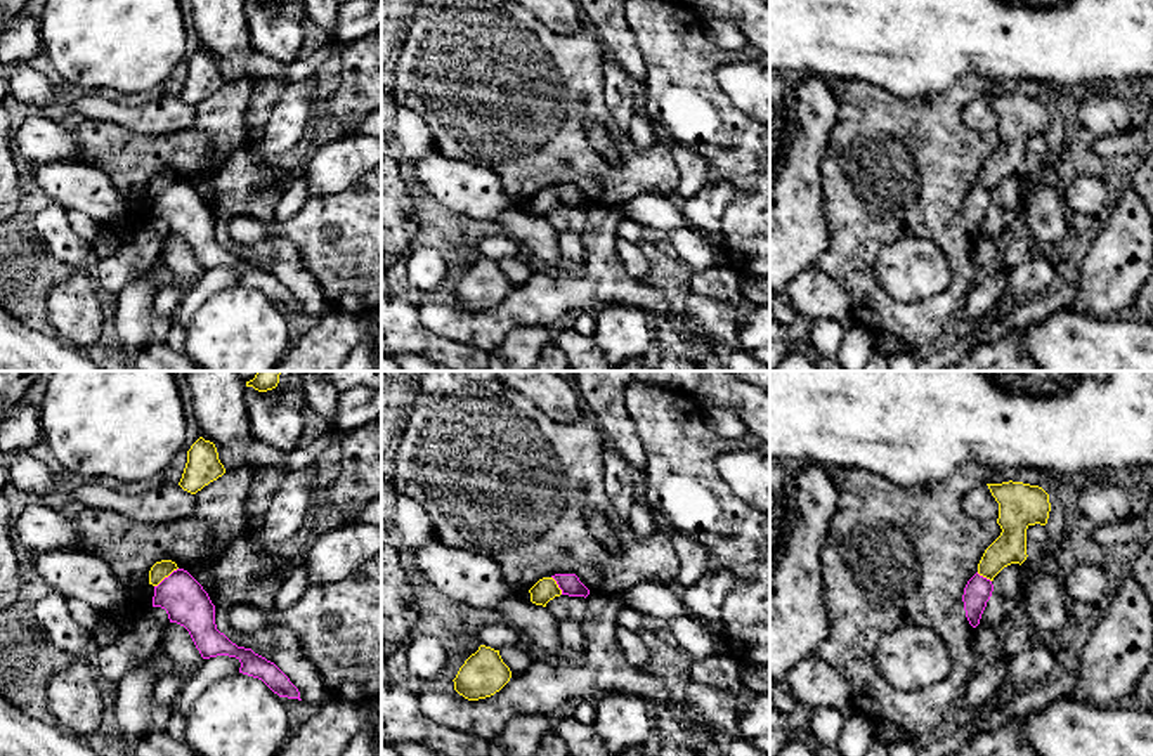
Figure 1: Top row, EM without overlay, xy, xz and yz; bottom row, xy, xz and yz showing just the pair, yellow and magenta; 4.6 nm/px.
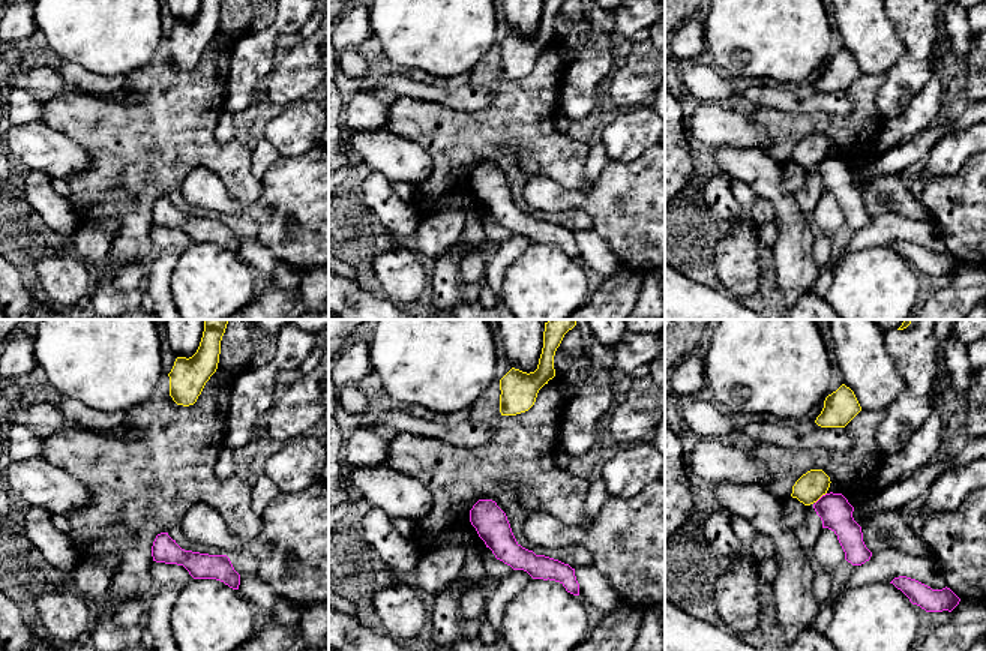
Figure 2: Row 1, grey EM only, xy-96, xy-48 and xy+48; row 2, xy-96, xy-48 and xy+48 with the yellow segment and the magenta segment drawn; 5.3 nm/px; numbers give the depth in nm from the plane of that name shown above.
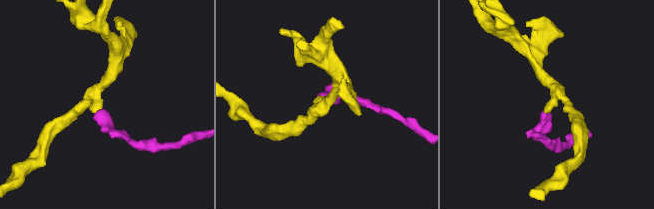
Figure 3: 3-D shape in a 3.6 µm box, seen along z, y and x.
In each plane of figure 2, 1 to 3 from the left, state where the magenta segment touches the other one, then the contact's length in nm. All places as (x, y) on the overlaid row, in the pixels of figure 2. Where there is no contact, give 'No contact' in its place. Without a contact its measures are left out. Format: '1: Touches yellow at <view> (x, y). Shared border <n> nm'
1: No contact
2: No contact
3: Touches yellow at xy+48 (820, 497). Shared border 90 nm

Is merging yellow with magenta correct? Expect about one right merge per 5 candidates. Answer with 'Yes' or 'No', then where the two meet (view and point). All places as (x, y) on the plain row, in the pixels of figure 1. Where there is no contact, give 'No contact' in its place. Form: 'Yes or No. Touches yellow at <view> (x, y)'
No. Touches yellow at xy (165, 188)

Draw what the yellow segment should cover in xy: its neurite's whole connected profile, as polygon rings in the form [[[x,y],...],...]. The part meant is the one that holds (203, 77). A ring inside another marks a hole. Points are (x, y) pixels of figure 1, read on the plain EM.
[[[199,49],[187,62],[187,75],[179,97],[196,106],[224,85],[225,80],[218,71],[215,55]]]

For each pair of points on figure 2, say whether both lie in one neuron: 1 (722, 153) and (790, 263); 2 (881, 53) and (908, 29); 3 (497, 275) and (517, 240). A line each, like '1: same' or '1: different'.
1: same
2: different
3: same

